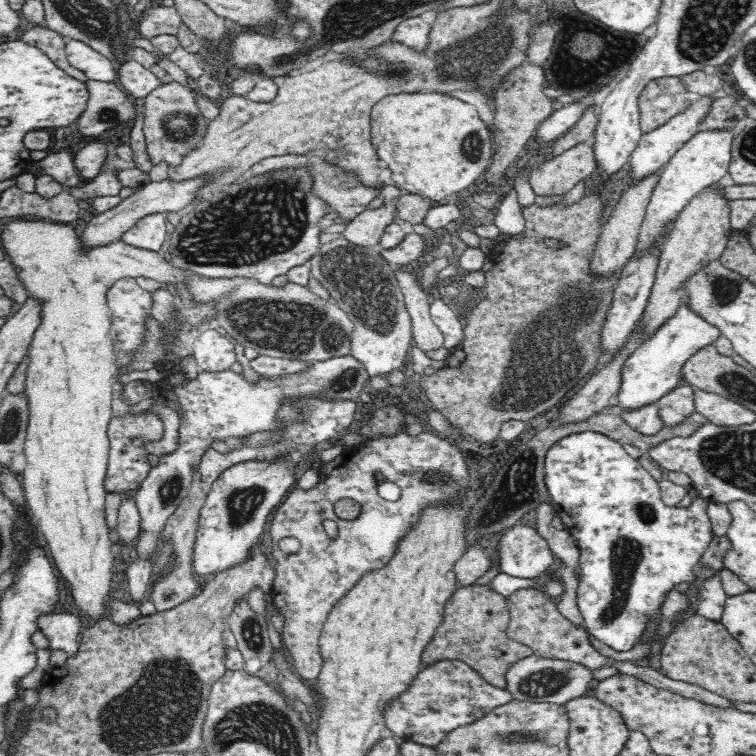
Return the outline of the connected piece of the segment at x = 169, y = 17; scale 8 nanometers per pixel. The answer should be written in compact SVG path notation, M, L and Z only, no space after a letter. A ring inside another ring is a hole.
M155 5L143 10L141 20L138 20L138 31L142 38L151 39L162 34L176 35L182 20L176 8L172 6Z

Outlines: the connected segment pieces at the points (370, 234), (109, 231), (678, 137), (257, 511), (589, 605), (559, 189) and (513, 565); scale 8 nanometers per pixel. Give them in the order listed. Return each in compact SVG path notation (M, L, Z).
M386 194L382 195L385 207L374 210L364 209L352 220L345 222L346 230L343 232L343 238L356 246L378 247L386 226L392 224L395 212L393 200L396 200L396 198L390 200Z
M201 178L194 180L184 180L184 182L170 182L168 179L162 181L151 181L144 185L133 195L121 199L121 201L106 212L96 214L88 222L88 227L82 235L84 245L105 245L111 242L120 240L121 235L132 228L132 224L136 224L140 218L147 214L165 213L165 212L180 212L184 213L187 209L192 208L196 204L193 198L195 190L203 185Z
M704 96L702 100L691 104L683 112L674 115L669 121L664 124L658 125L648 132L643 132L636 148L631 154L631 170L627 177L630 182L632 180L639 180L644 176L650 176L654 174L660 167L664 166L683 146L685 142L688 142L694 134L698 132L698 123L704 118L709 109L712 96Z
M280 458L278 462L240 462L223 470L218 478L210 483L209 491L205 496L204 507L200 510L193 548L194 571L196 571L202 584L205 583L207 574L210 572L217 573L239 563L248 554L248 549L254 543L260 543L260 534L266 526L266 520L276 506L280 505L282 496L294 484L294 480L288 471L288 467L286 467L286 462Z
M578 432L578 434L570 434L570 436L558 440L558 442L548 450L544 460L544 478L547 491L549 492L549 498L551 502L556 505L557 515L562 518L562 524L565 526L564 530L573 536L573 540L576 541L578 548L580 548L579 565L581 566L583 575L577 591L577 604L585 620L585 626L594 637L618 653L627 652L635 648L638 640L642 638L644 626L646 626L646 622L648 622L648 615L652 616L652 614L658 610L658 606L662 604L667 592L670 592L678 583L695 581L694 573L692 573L693 568L698 564L704 549L715 537L712 522L707 512L708 502L705 499L698 496L690 506L686 506L685 508L672 508L667 506L662 501L659 483L654 480L650 472L646 471L636 459L625 452L622 445L620 442L600 432Z
M593 139L568 148L557 155L548 155L546 162L531 171L530 186L539 195L565 194L579 181L598 169Z
M520 523L498 535L500 568L516 578L536 578L558 565L548 543L533 529Z

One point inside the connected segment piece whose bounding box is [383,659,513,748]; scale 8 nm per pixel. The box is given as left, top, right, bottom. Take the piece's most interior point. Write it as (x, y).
(447, 693)

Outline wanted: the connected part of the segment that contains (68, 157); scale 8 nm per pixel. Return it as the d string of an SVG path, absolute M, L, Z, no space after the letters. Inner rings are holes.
M65 147L49 152L38 163L42 165L44 174L54 177L62 186L78 186L80 175L76 170L72 154Z

